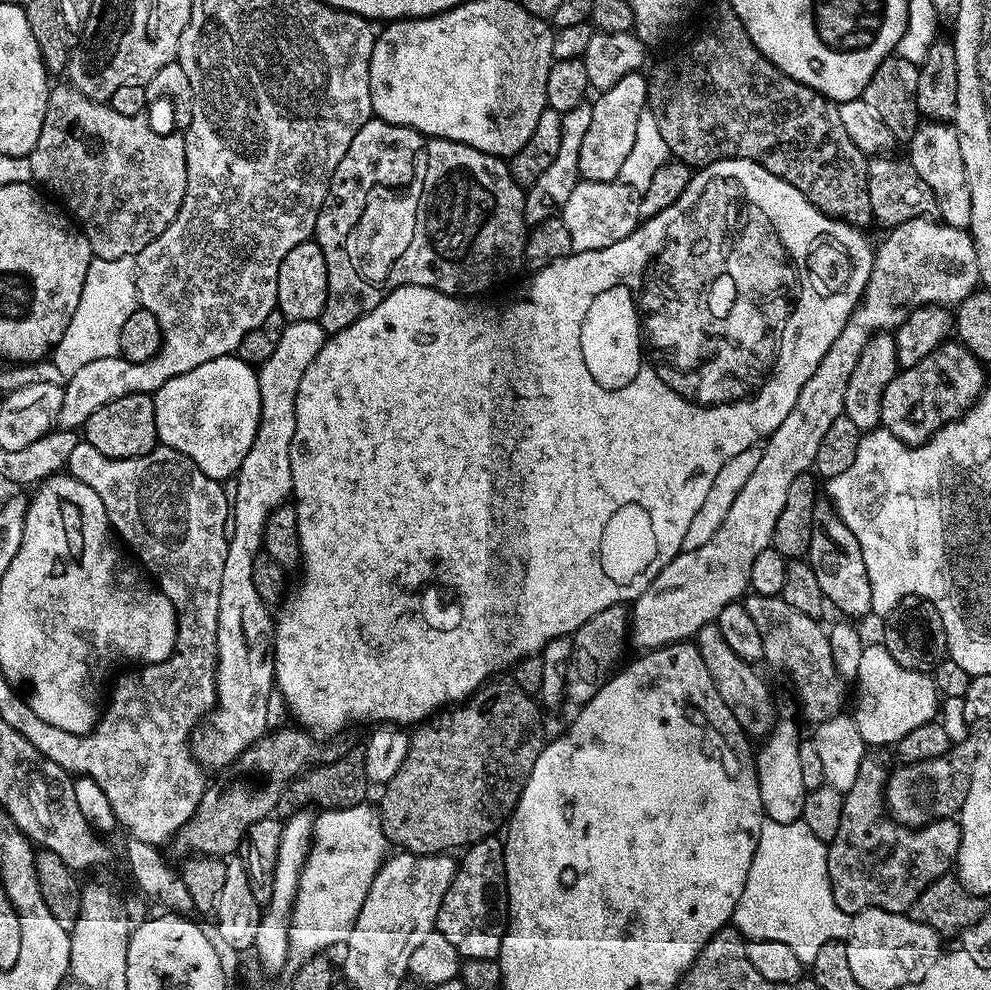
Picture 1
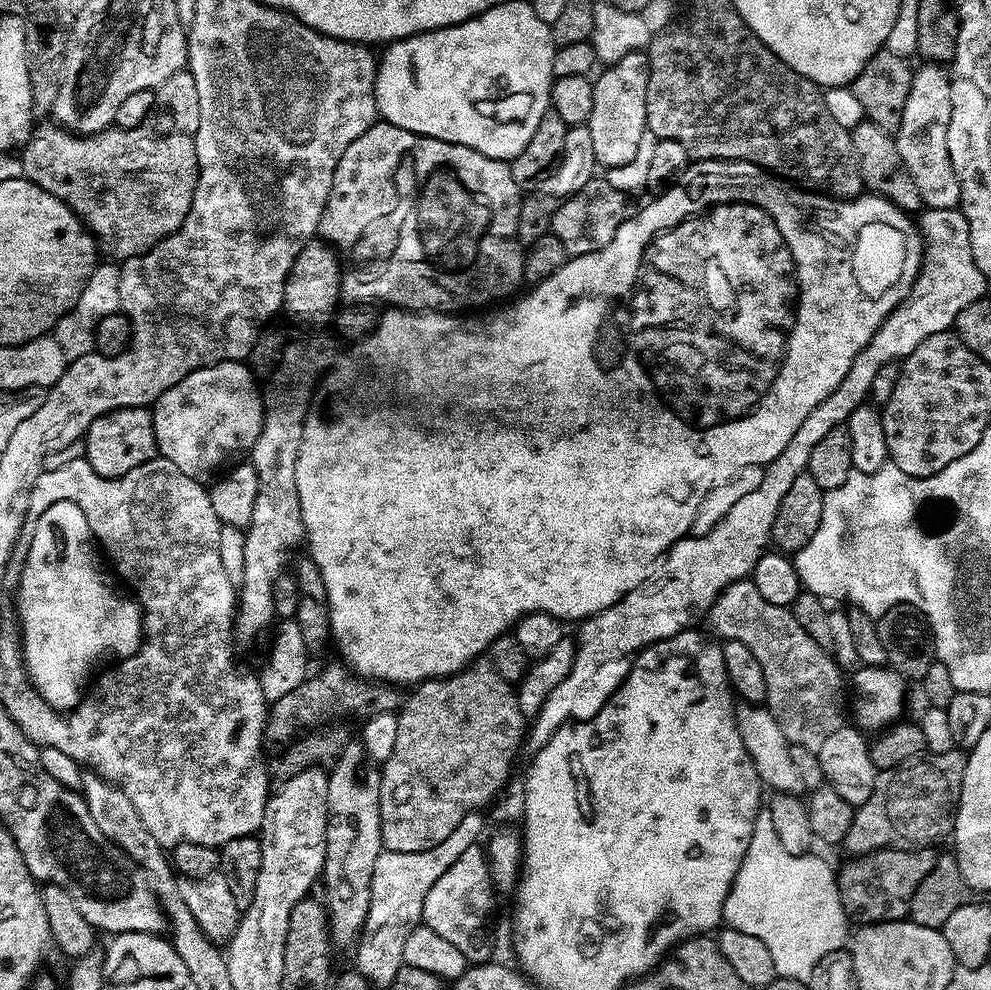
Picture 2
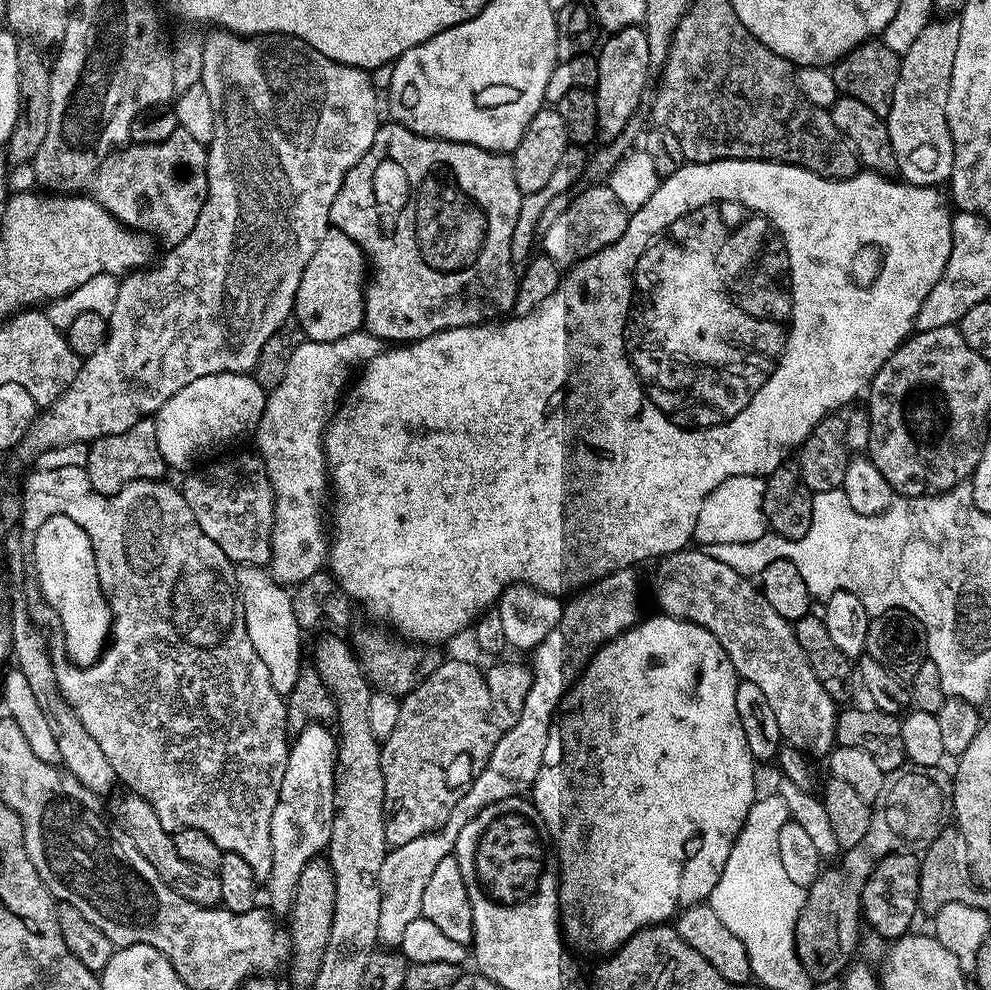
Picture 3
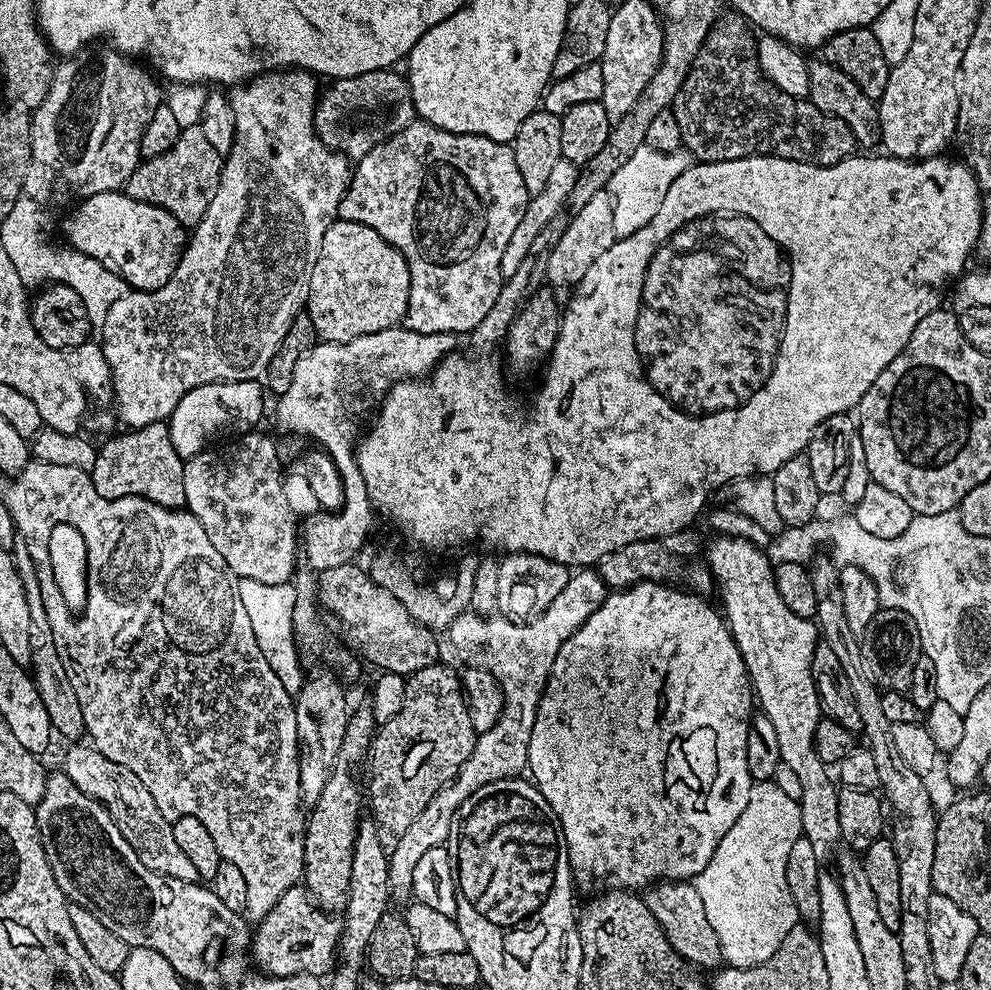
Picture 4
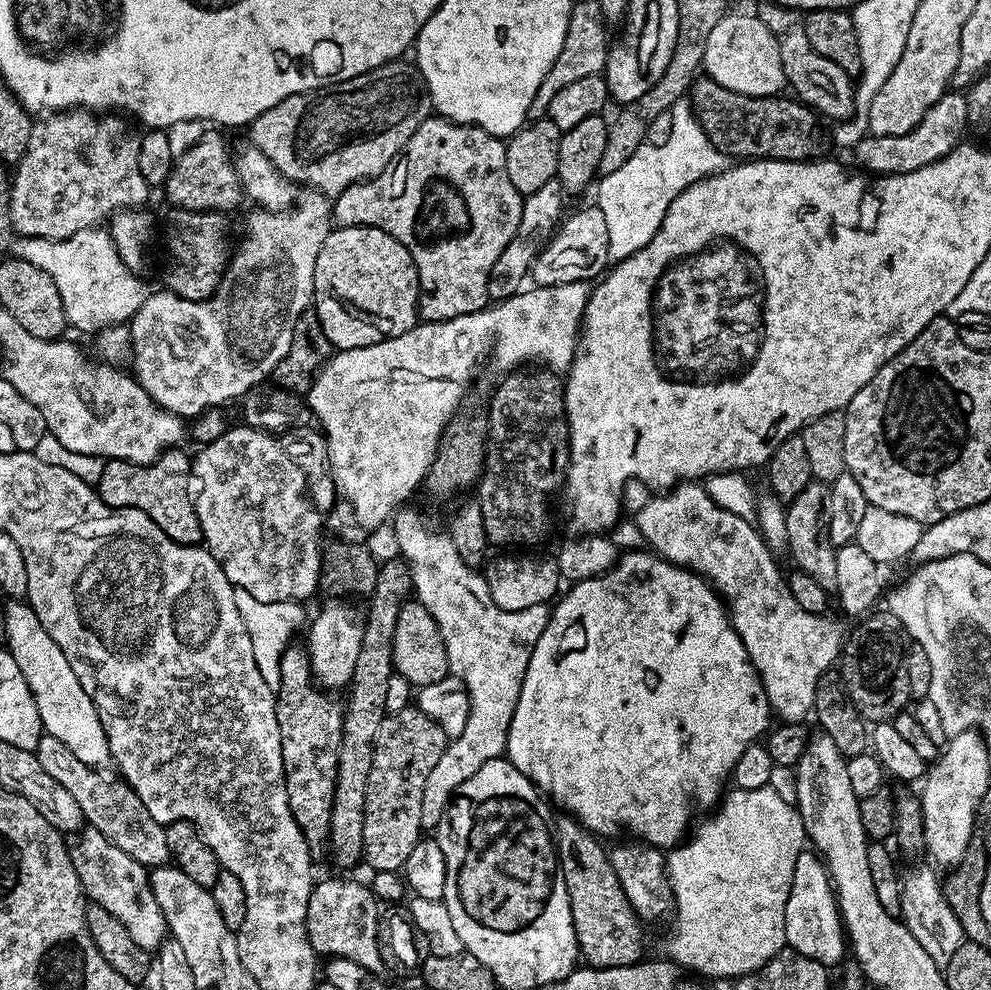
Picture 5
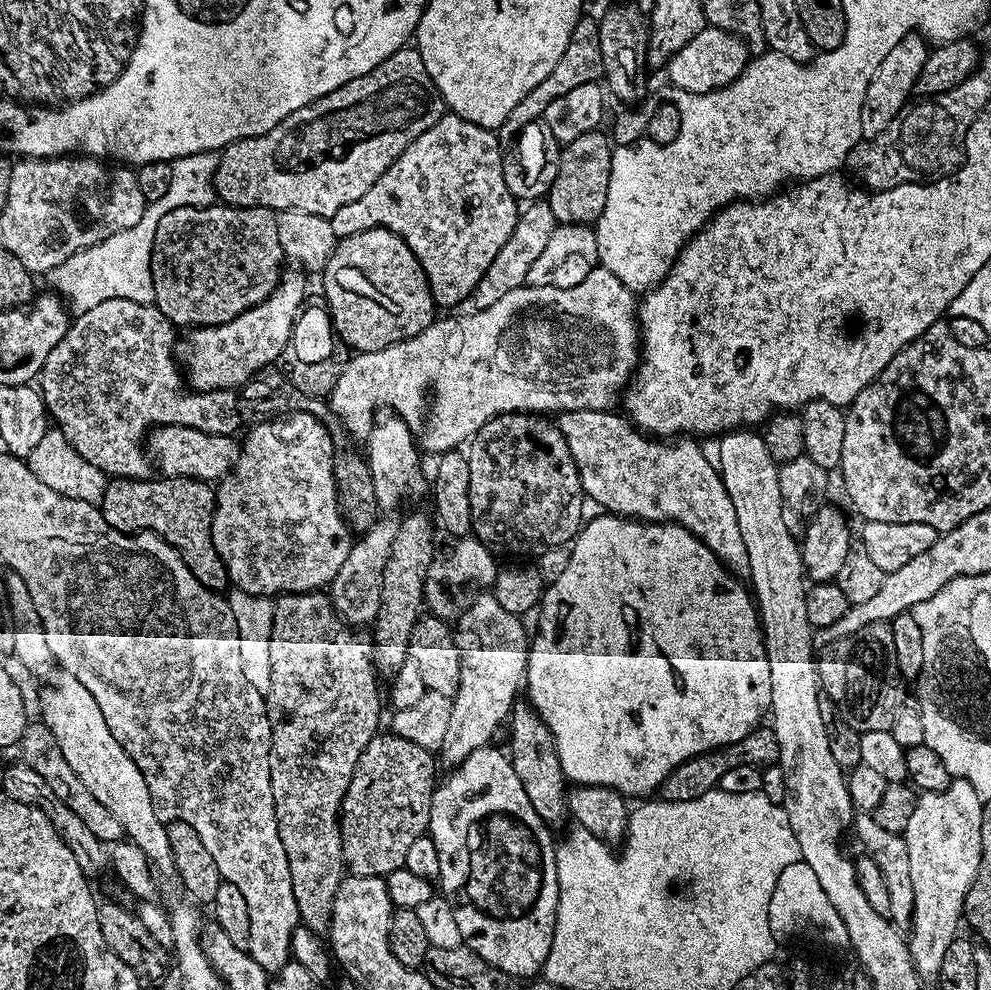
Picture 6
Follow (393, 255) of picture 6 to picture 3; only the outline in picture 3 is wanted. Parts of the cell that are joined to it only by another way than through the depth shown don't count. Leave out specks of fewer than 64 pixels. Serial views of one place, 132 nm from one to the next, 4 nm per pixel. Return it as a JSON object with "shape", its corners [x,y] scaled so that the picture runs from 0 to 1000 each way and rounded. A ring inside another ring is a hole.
{"shape":[[[332,229],[321,244],[321,253],[305,273],[301,297],[295,310],[297,322],[310,342],[317,345],[341,345],[349,337],[364,334],[367,326],[367,293],[369,290],[369,260],[367,254],[345,232]]]}

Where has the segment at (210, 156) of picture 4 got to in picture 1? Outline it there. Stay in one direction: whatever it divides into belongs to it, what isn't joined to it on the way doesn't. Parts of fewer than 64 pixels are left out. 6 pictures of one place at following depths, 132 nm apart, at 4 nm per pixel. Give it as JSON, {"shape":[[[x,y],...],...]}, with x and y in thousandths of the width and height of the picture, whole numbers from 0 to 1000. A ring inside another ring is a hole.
{"shape":[[[64,84],[59,86],[58,89],[55,86],[49,92],[48,114],[42,123],[42,135],[38,135],[38,147],[34,147],[34,152],[26,159],[30,164],[32,182],[45,195],[53,194],[69,209],[70,215],[68,214],[68,217],[76,223],[81,233],[84,234],[86,240],[91,244],[91,253],[96,262],[118,263],[128,259],[136,261],[143,252],[151,248],[151,244],[155,244],[155,240],[159,240],[159,236],[163,236],[163,232],[168,232],[168,228],[172,228],[172,224],[176,224],[176,220],[184,208],[184,200],[188,196],[188,147],[186,146],[185,136],[181,132],[174,131],[171,137],[164,137],[163,134],[156,133],[145,122],[146,118],[144,116],[128,117],[127,115],[119,115],[119,111],[115,111],[108,104],[91,101],[80,91],[74,89],[72,84]]]}

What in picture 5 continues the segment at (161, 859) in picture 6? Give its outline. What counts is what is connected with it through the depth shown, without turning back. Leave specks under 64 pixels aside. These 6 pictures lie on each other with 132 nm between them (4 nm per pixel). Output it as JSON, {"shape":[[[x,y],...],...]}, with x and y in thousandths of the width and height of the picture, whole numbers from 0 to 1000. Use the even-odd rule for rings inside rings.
{"shape":[[[13,659],[14,669],[18,669],[18,677],[22,677],[22,685],[26,685],[26,693],[30,693],[30,701],[34,705],[34,713],[38,713],[38,725],[41,736],[47,742],[62,747],[87,774],[104,777],[105,772],[114,771],[111,754],[107,745],[107,737],[103,737],[103,729],[99,725],[99,717],[83,697],[83,689],[79,689],[79,681],[71,677],[71,669],[67,669],[67,661],[62,659]]]}

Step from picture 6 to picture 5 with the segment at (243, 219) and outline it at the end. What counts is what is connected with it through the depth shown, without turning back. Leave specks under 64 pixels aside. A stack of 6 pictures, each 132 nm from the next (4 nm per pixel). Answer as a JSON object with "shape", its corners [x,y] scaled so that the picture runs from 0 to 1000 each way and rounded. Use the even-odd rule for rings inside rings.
{"shape":[[[174,210],[168,222],[168,253],[170,267],[165,273],[165,287],[169,294],[183,299],[185,303],[209,303],[217,295],[226,279],[228,255],[226,259],[226,233],[230,226],[221,214],[201,214],[187,210]]]}

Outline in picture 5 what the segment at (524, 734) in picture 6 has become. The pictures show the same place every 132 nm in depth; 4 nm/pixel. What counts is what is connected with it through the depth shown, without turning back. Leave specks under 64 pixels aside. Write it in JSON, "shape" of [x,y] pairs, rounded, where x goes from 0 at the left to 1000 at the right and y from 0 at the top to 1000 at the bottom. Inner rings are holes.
{"shape":[[[576,822],[560,825],[559,847],[567,887],[571,891],[571,903],[575,907],[585,966],[593,969],[590,971],[598,978],[643,973],[651,965],[650,941],[646,938],[648,930],[636,915],[624,891],[624,883],[620,883],[620,875],[614,866],[615,858],[608,857],[605,854],[608,852]]]}

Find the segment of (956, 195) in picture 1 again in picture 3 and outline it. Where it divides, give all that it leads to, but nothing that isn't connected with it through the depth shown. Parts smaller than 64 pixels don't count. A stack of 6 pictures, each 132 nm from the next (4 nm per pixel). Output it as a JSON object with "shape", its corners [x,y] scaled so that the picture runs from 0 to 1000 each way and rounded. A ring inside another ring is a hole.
{"shape":[[[941,19],[934,30],[926,34],[922,46],[910,54],[906,87],[902,87],[902,103],[894,120],[898,143],[902,143],[904,169],[915,185],[943,190],[960,183],[963,143],[955,123],[955,99],[959,95],[959,79],[963,71],[963,55],[967,55],[968,33],[968,19]]]}

